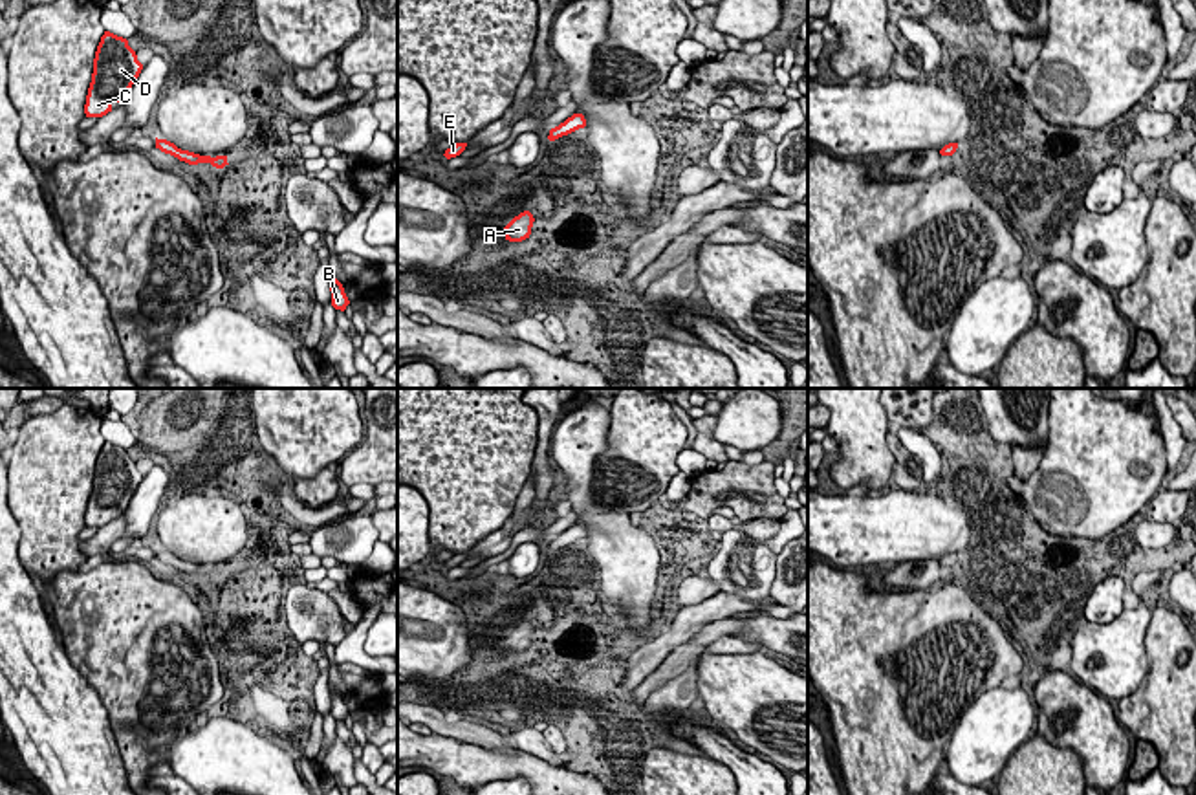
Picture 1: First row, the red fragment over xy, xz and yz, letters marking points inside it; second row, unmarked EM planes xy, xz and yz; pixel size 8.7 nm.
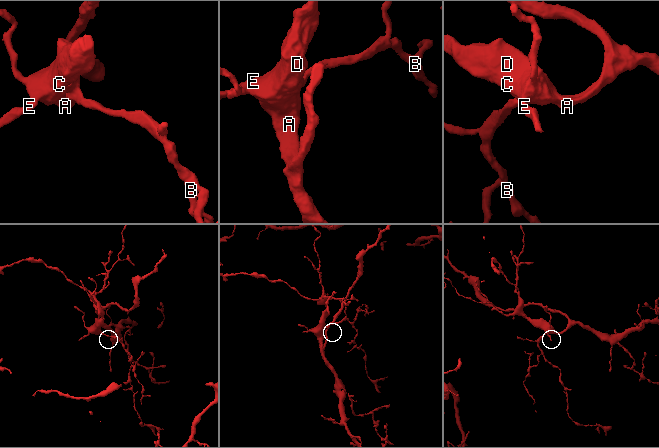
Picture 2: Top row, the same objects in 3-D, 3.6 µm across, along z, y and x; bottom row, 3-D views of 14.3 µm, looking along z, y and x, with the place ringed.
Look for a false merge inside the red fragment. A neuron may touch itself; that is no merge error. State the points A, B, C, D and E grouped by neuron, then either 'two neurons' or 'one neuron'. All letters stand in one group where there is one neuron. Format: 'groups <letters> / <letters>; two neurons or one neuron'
groups A B C D E; one neuron

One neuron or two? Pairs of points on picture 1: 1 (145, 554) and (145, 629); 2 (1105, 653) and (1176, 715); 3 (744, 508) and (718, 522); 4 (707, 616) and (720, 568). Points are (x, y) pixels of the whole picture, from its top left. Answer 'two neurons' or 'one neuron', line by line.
1: two neurons
2: two neurons
3: two neurons
4: two neurons

